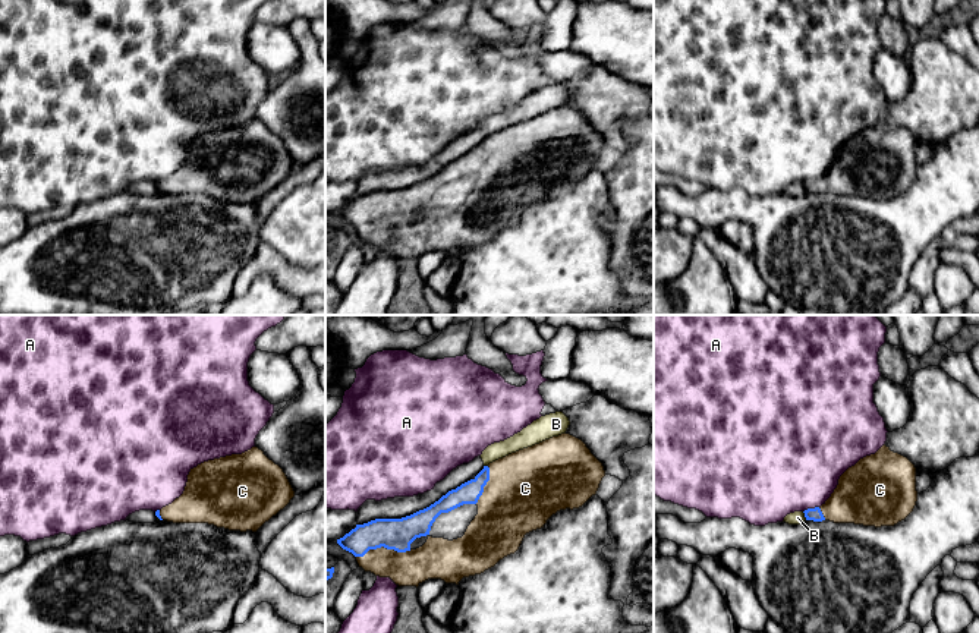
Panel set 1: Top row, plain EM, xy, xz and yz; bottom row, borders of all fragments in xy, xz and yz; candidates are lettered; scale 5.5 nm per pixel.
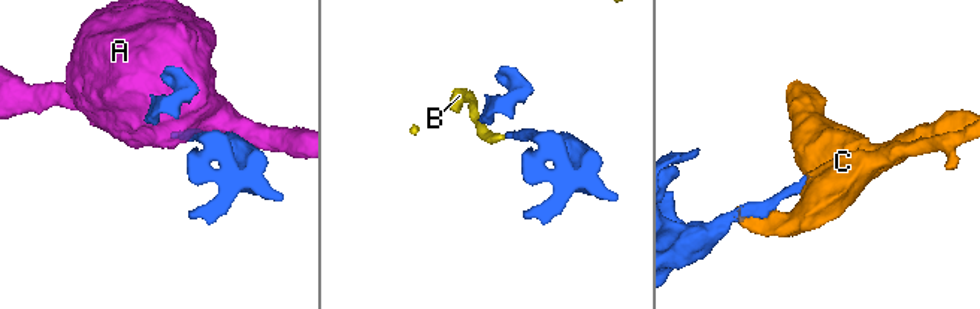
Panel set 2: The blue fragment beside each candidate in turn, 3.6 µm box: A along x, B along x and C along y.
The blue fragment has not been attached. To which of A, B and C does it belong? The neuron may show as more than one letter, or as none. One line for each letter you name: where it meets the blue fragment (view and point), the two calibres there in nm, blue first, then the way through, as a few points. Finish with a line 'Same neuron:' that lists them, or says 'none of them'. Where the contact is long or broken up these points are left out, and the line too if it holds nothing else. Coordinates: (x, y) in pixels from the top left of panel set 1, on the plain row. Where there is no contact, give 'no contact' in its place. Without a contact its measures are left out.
C: meets blue in xz at (383, 217); 180 nm thick on the blue side, 190 nm on the other
Same neuron: C

